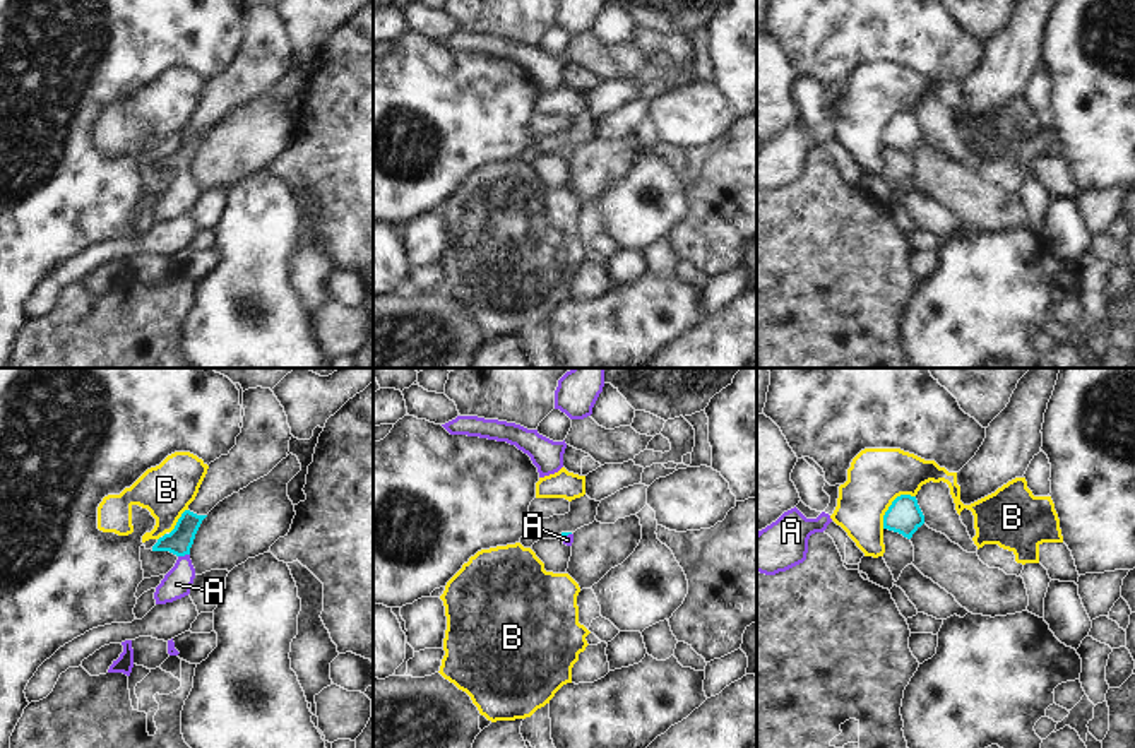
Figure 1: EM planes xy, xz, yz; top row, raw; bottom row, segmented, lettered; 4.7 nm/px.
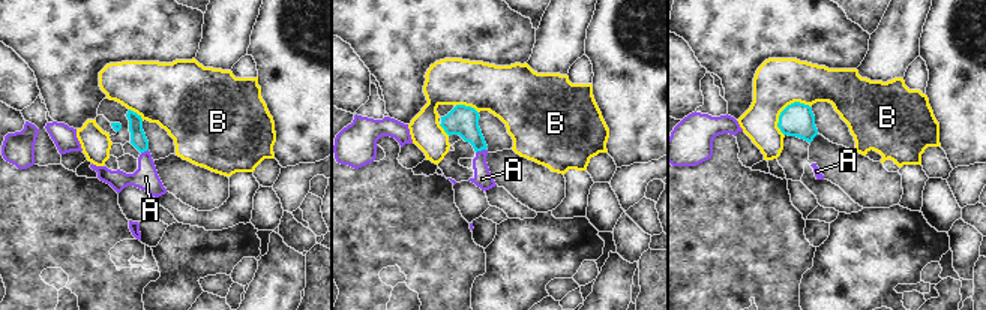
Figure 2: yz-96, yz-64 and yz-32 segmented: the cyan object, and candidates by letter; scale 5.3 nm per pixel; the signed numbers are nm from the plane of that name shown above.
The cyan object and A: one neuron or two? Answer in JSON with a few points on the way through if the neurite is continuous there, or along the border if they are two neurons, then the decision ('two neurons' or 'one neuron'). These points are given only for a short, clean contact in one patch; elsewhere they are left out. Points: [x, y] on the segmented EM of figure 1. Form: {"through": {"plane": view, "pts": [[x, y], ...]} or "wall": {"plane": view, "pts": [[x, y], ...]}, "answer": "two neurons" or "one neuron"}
{"through": {"plane": "xy", "pts": [[178, 541], [184, 555], [184, 572], [177, 584]]}, "answer": "one neuron"}

